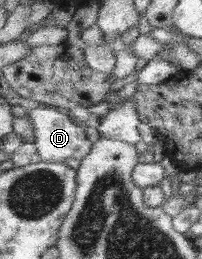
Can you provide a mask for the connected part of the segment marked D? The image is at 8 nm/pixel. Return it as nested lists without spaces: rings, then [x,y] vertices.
[[[38,106],[26,111],[42,161],[81,161],[92,151],[93,144],[86,138],[86,132],[70,116],[54,107]]]

